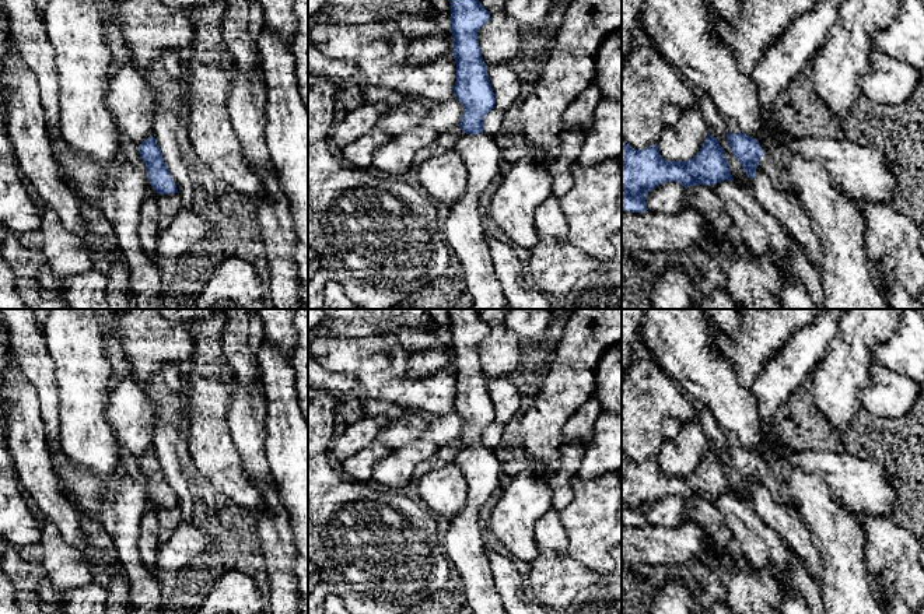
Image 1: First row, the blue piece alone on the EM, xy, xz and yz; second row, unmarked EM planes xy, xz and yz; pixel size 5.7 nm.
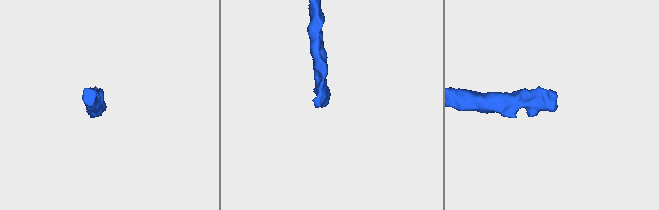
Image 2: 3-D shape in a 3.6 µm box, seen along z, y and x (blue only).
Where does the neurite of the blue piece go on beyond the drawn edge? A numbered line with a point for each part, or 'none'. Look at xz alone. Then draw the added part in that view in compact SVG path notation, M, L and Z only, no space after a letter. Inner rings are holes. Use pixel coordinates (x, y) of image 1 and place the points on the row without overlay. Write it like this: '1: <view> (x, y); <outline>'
1: xz (464, 544); M462 446L455 463L468 483L468 497L463 511L449 520L444 534L447 557L459 573L473 614L507 614L496 590L480 524L482 506L501 481L500 462L494 449Z

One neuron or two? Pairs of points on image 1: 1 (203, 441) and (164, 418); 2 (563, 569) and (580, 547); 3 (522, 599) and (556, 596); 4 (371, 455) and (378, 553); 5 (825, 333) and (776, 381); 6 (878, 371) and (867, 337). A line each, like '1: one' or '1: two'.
1: two
2: two
3: two
4: two
5: one
6: two

